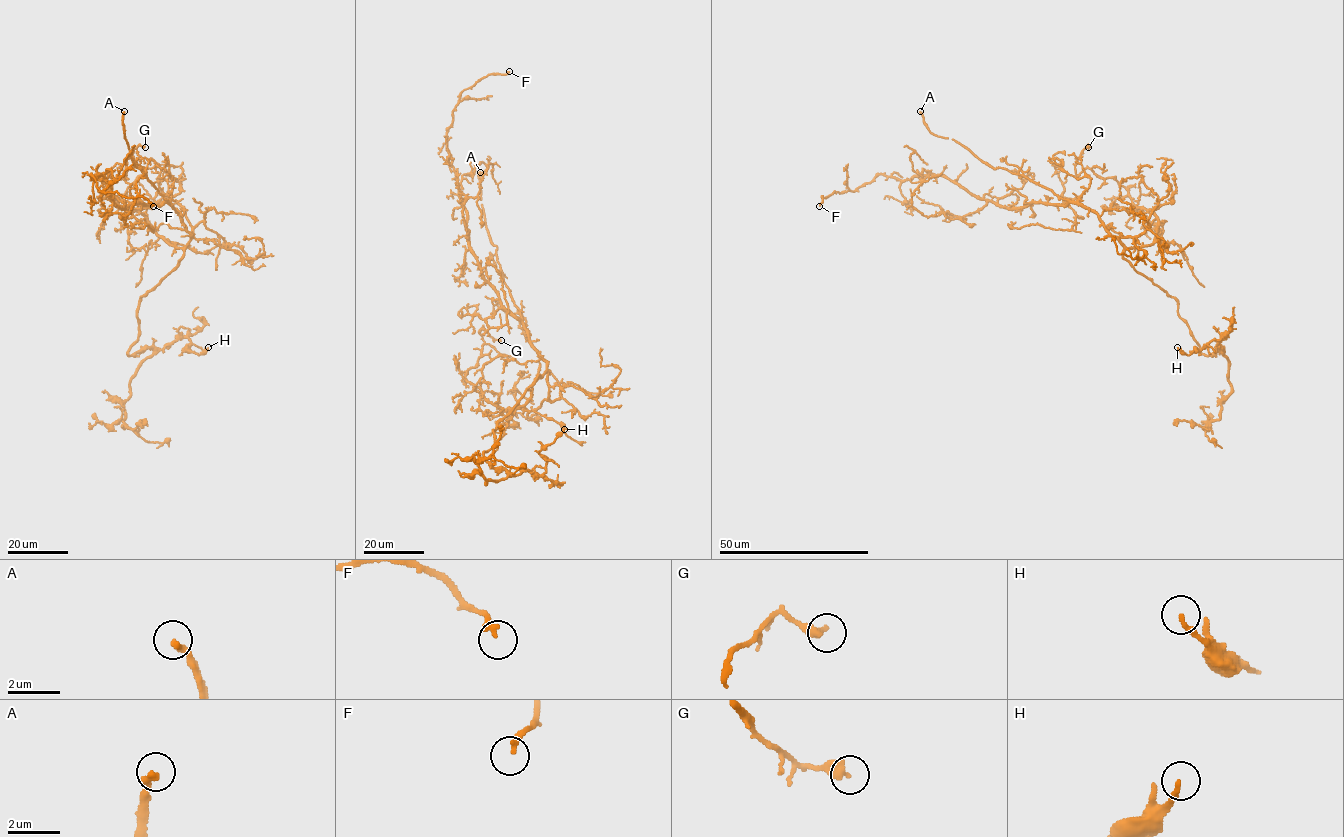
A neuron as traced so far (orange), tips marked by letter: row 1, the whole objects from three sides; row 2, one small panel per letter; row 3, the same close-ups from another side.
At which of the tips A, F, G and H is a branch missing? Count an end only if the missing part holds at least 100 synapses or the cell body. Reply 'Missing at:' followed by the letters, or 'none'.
Missing at: A

